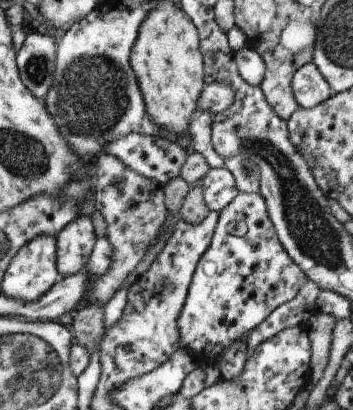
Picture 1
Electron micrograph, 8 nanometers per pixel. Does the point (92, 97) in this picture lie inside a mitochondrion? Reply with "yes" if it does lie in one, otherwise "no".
yes

